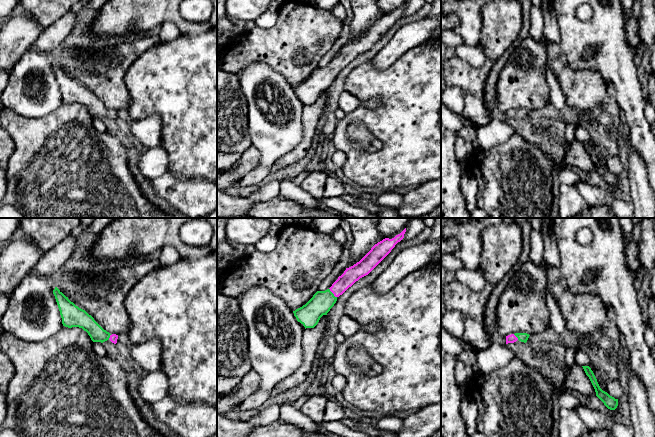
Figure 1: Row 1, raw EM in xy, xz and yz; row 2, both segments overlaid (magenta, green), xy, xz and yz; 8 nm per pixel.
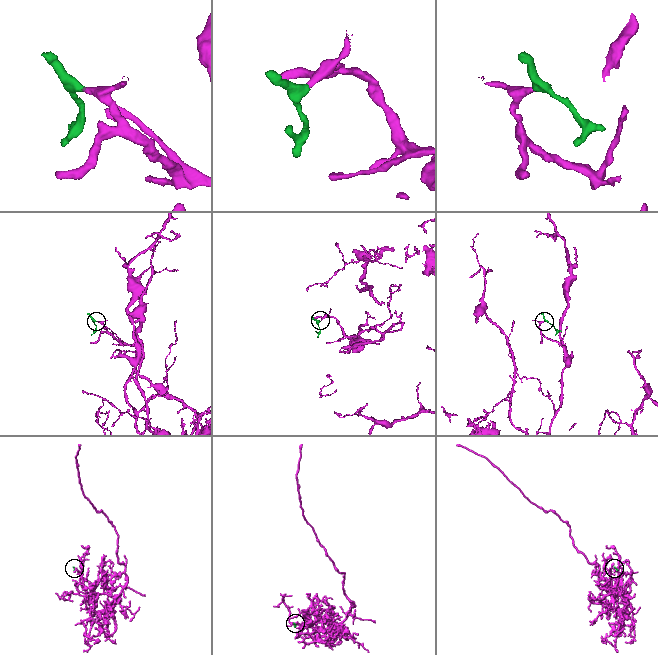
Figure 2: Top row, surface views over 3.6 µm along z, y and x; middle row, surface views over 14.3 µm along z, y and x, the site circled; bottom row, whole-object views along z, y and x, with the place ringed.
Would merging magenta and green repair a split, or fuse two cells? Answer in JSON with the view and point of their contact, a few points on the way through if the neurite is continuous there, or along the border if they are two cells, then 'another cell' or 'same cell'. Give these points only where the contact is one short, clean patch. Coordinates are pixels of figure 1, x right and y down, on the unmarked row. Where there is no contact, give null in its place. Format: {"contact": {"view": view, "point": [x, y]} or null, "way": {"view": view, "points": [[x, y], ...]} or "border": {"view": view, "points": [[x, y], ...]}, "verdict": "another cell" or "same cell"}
{"contact": {"view": "xz", "point": [332, 68]}, "way": {"view": "xz", "points": [[352, 50], [332, 68], [320, 80]]}, "verdict": "same cell"}

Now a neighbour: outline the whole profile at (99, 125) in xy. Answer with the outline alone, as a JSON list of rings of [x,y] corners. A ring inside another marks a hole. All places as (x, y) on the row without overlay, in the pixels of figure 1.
[[[94,118],[93,119],[93,126],[99,133],[106,133],[107,132],[106,125],[101,118]]]

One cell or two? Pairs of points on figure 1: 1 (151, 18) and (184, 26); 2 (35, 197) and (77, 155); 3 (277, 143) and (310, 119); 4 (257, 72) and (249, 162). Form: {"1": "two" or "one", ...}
{"1": "one", "2": "one", "3": "two", "4": "two"}

